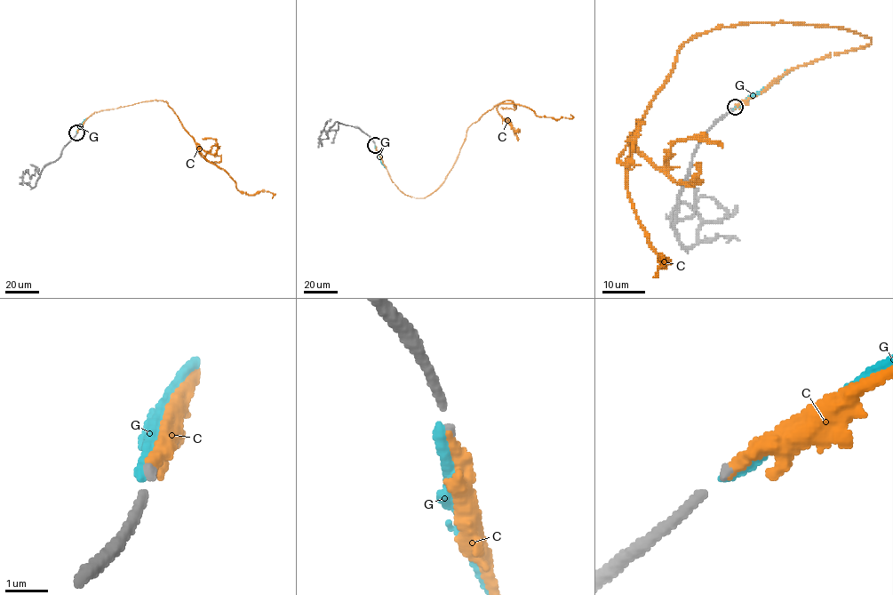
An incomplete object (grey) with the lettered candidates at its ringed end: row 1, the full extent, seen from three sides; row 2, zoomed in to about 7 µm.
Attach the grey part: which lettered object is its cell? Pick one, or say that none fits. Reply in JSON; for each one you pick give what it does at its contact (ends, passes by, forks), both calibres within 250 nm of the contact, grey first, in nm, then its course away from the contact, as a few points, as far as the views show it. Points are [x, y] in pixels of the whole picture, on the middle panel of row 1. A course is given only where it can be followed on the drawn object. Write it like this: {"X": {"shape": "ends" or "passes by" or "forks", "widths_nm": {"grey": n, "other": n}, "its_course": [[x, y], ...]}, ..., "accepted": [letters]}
{"C": {"shape": "ends", "widths_nm": {"grey": 150, "other": 320}, "its_course": [[375, 145], [394, 184], [422, 198], [442, 183], [466, 129], [495, 105], [515, 103], [554, 119], [570, 115]]}, "accepted": ["C"]}

